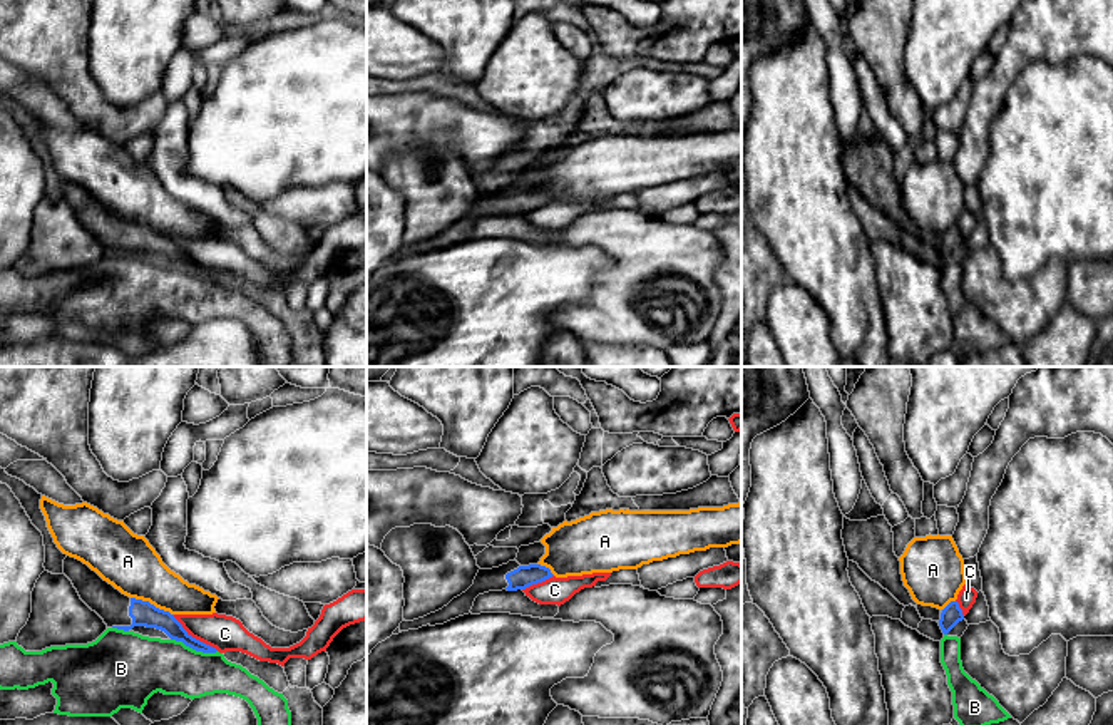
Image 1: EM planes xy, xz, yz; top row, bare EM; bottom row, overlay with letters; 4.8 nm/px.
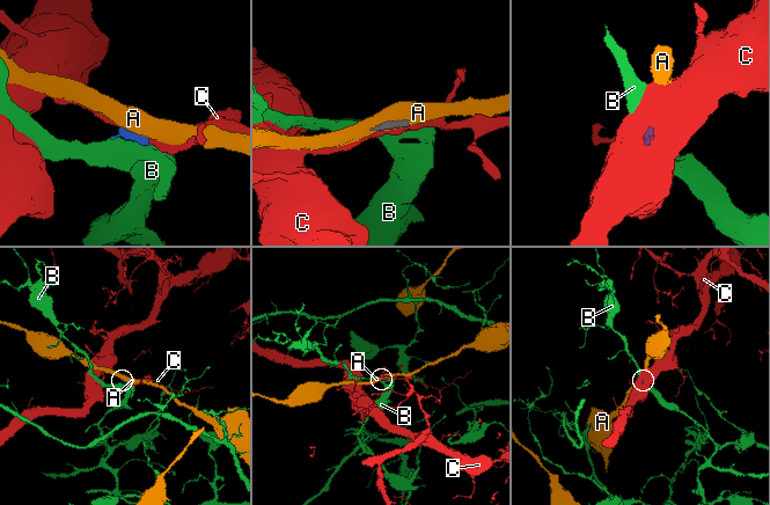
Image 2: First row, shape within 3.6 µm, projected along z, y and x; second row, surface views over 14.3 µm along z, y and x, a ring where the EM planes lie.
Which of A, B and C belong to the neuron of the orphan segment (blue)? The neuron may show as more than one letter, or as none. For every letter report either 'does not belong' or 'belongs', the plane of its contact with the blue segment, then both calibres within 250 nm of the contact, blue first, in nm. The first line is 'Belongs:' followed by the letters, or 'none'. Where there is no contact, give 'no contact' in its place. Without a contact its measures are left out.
Belongs: none
A: does not belong; contact in xy; calibres 120 and 280 nm
B: does not belong; contact in xy; calibres 100 and 280 nm
C: does not belong; contact in xy; calibres 110 and 170 nm

